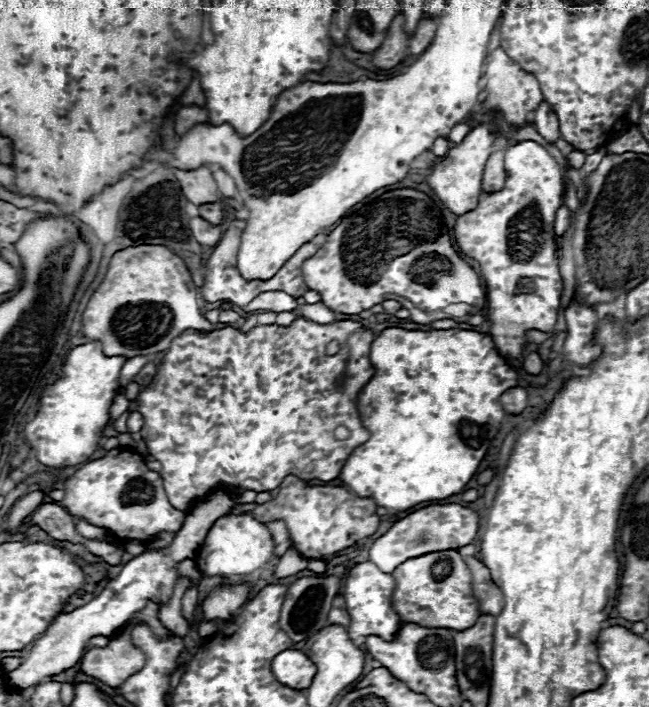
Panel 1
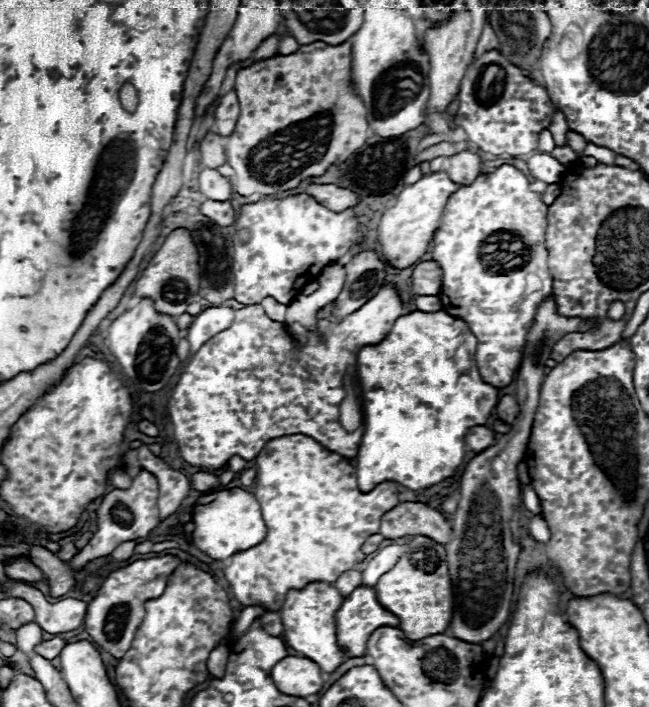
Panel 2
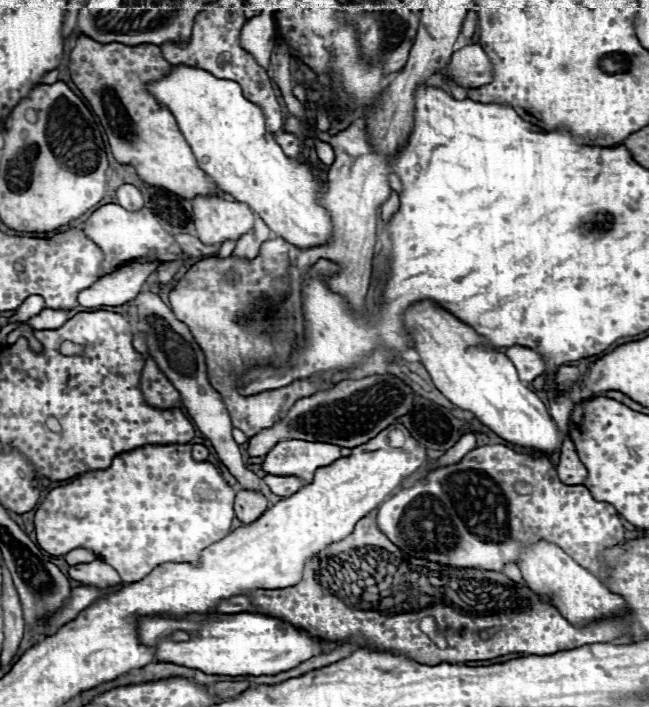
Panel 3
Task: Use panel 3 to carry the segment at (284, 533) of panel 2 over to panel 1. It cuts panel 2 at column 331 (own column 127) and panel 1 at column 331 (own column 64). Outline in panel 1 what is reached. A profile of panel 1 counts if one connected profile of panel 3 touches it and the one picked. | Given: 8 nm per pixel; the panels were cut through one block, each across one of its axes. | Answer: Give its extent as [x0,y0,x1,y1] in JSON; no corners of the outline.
[252,474,380,560]

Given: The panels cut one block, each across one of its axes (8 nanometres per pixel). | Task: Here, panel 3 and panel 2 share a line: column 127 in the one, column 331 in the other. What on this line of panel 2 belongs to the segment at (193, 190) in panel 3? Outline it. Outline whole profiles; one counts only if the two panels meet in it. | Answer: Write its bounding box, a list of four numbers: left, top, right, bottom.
[226,42,370,196]

